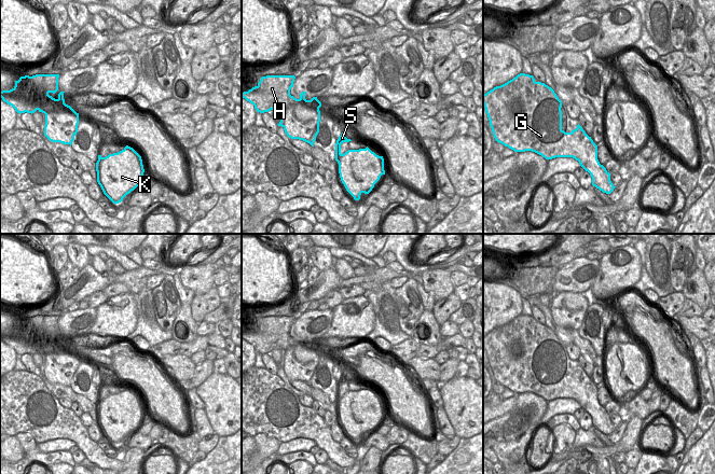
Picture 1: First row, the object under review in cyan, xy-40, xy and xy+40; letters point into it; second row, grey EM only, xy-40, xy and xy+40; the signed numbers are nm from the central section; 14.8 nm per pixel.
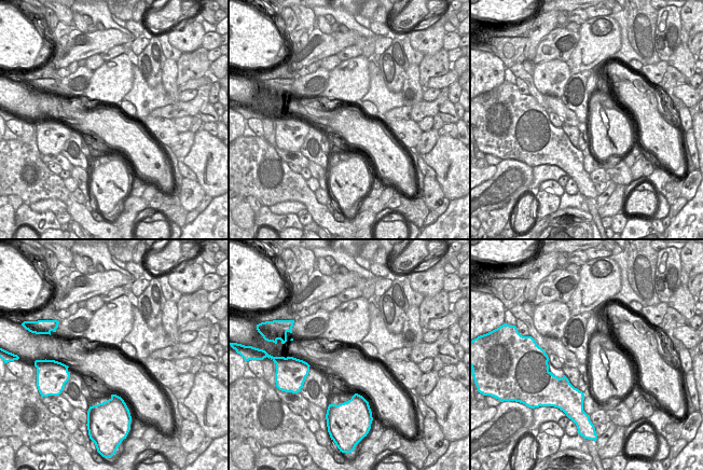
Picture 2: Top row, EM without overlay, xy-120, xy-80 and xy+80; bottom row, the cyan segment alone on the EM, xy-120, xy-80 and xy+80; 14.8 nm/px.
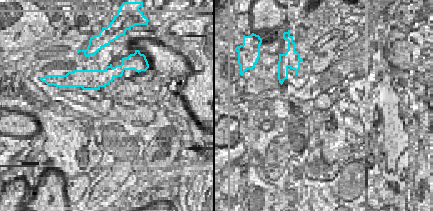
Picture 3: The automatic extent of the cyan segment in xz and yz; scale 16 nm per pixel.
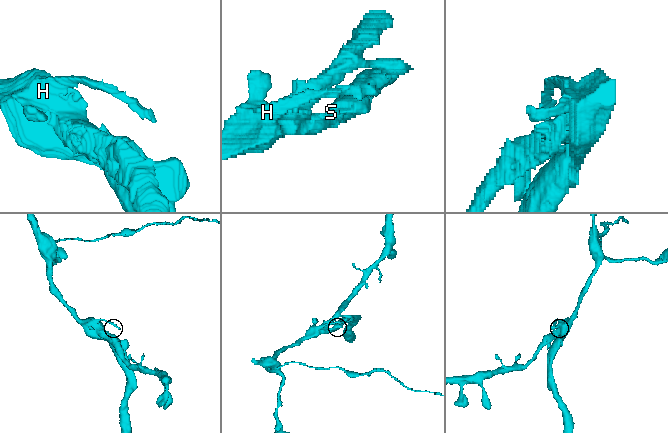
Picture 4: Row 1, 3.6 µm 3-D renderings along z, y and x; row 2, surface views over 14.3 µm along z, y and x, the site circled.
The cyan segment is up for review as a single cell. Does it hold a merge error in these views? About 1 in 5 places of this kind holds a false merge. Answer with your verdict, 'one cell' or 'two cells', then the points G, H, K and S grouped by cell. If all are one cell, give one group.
two cells; G H S / K

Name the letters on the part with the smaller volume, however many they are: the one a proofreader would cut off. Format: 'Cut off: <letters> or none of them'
Cut off: K

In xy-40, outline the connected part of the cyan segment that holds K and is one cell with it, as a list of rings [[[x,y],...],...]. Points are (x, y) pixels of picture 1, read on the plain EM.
[[[126,387],[118,394],[98,399],[96,413],[104,435],[113,445],[119,445],[139,427],[145,410],[141,398]]]

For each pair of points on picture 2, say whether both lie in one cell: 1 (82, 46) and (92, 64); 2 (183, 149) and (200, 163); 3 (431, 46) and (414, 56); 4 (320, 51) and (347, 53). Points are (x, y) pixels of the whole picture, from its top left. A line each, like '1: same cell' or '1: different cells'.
1: different cells
2: different cells
3: different cells
4: different cells

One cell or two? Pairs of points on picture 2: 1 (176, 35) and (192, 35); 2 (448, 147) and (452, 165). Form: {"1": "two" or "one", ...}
{"1": "one", "2": "one"}

